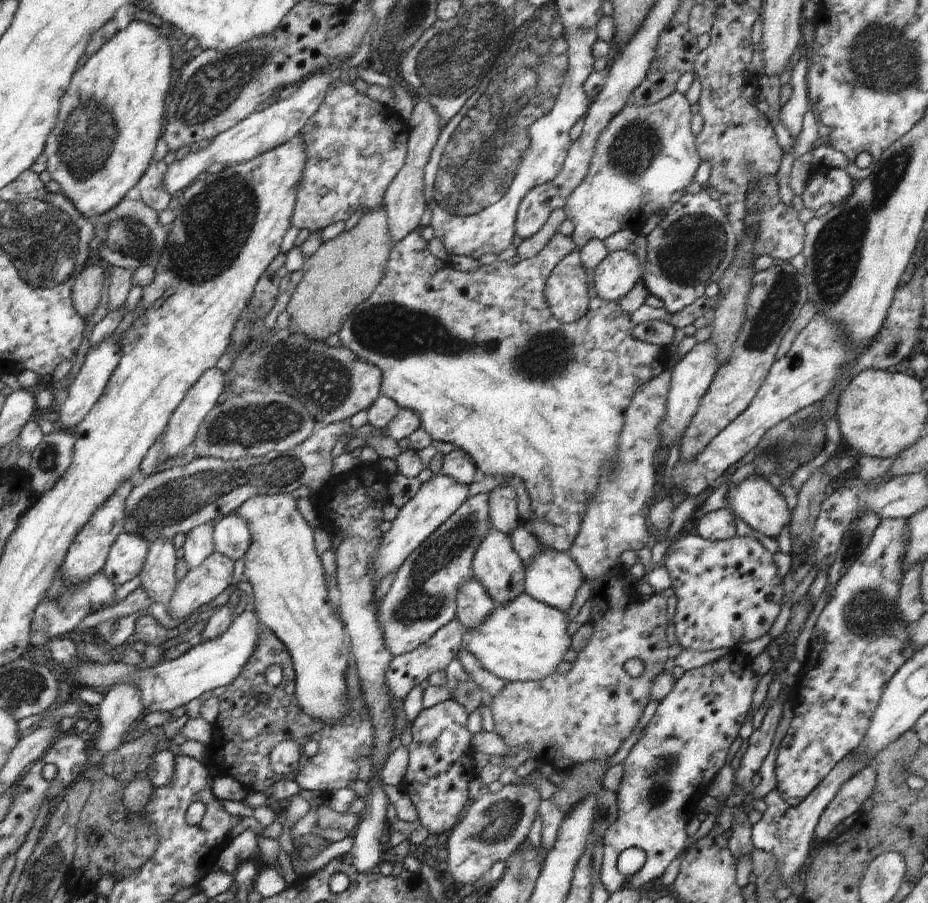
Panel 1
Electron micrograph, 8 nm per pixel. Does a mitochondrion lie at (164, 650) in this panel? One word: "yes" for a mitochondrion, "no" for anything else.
no

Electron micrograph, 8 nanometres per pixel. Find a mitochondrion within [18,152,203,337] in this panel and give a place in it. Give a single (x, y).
(139, 240)

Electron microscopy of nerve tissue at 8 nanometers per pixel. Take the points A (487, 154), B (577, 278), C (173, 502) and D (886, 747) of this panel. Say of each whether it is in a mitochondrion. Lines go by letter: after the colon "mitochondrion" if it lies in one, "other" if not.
A: mitochondrion
B: other
C: mitochondrion
D: other

